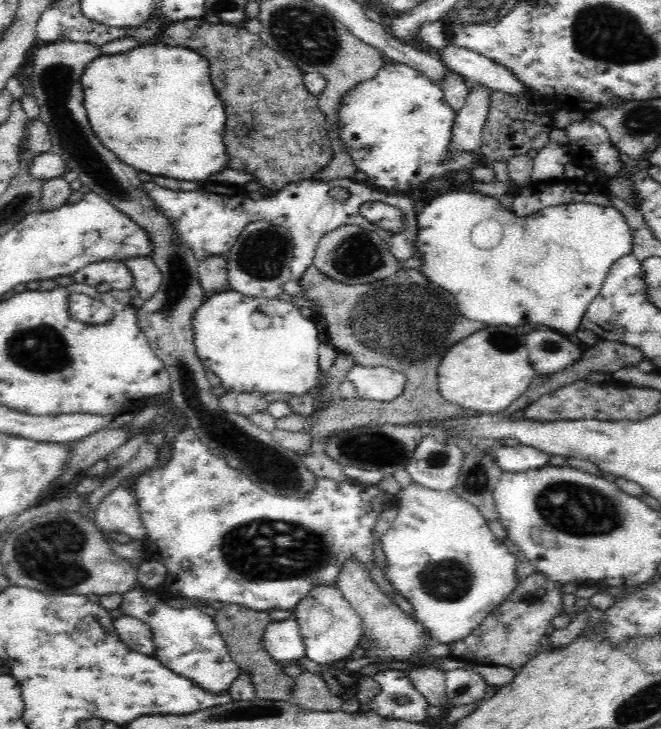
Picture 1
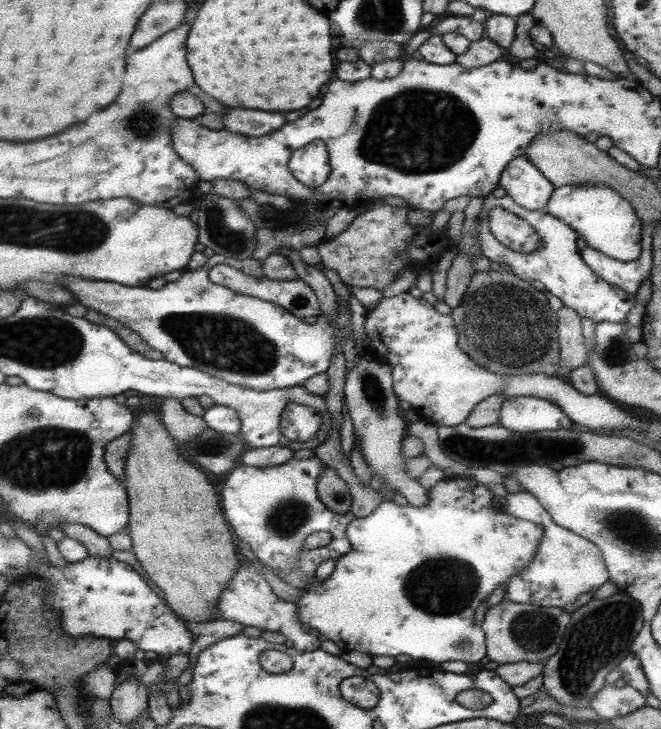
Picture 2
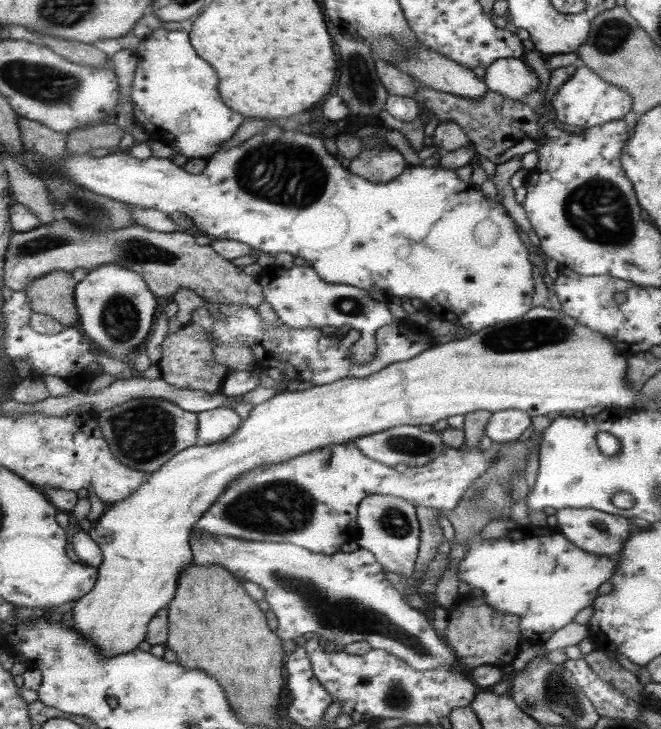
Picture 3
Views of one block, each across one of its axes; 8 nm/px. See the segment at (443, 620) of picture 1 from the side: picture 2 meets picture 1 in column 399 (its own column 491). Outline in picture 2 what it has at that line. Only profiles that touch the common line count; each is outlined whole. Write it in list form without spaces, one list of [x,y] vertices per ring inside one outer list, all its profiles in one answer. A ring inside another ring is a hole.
[[[446,477],[430,489],[430,497],[432,503],[428,508],[414,508],[414,506],[400,506],[396,502],[384,502],[372,516],[354,520],[348,530],[354,544],[354,551],[343,556],[336,572],[330,578],[322,581],[316,574],[310,585],[302,589],[302,597],[297,602],[302,622],[314,626],[315,629],[322,630],[322,634],[326,634],[330,640],[340,644],[344,648],[343,651],[359,650],[372,657],[395,657],[400,656],[400,654],[407,654],[413,660],[428,660],[439,663],[462,660],[472,662],[472,664],[480,664],[480,660],[484,660],[486,656],[489,656],[487,634],[484,626],[480,626],[478,620],[476,620],[476,610],[480,608],[480,604],[484,600],[488,600],[489,596],[492,596],[496,586],[499,587],[504,582],[508,583],[510,577],[514,577],[518,571],[522,571],[524,567],[530,565],[530,561],[534,560],[534,553],[538,550],[538,543],[542,540],[542,533],[544,532],[542,532],[542,527],[534,524],[534,522],[520,520],[520,518],[514,518],[510,514],[496,512],[493,503],[495,496],[492,494],[492,490],[486,487],[486,484],[478,482],[474,477]],[[422,566],[424,566],[424,574],[422,574]],[[464,639],[470,639],[472,644],[470,646],[464,644]]]

